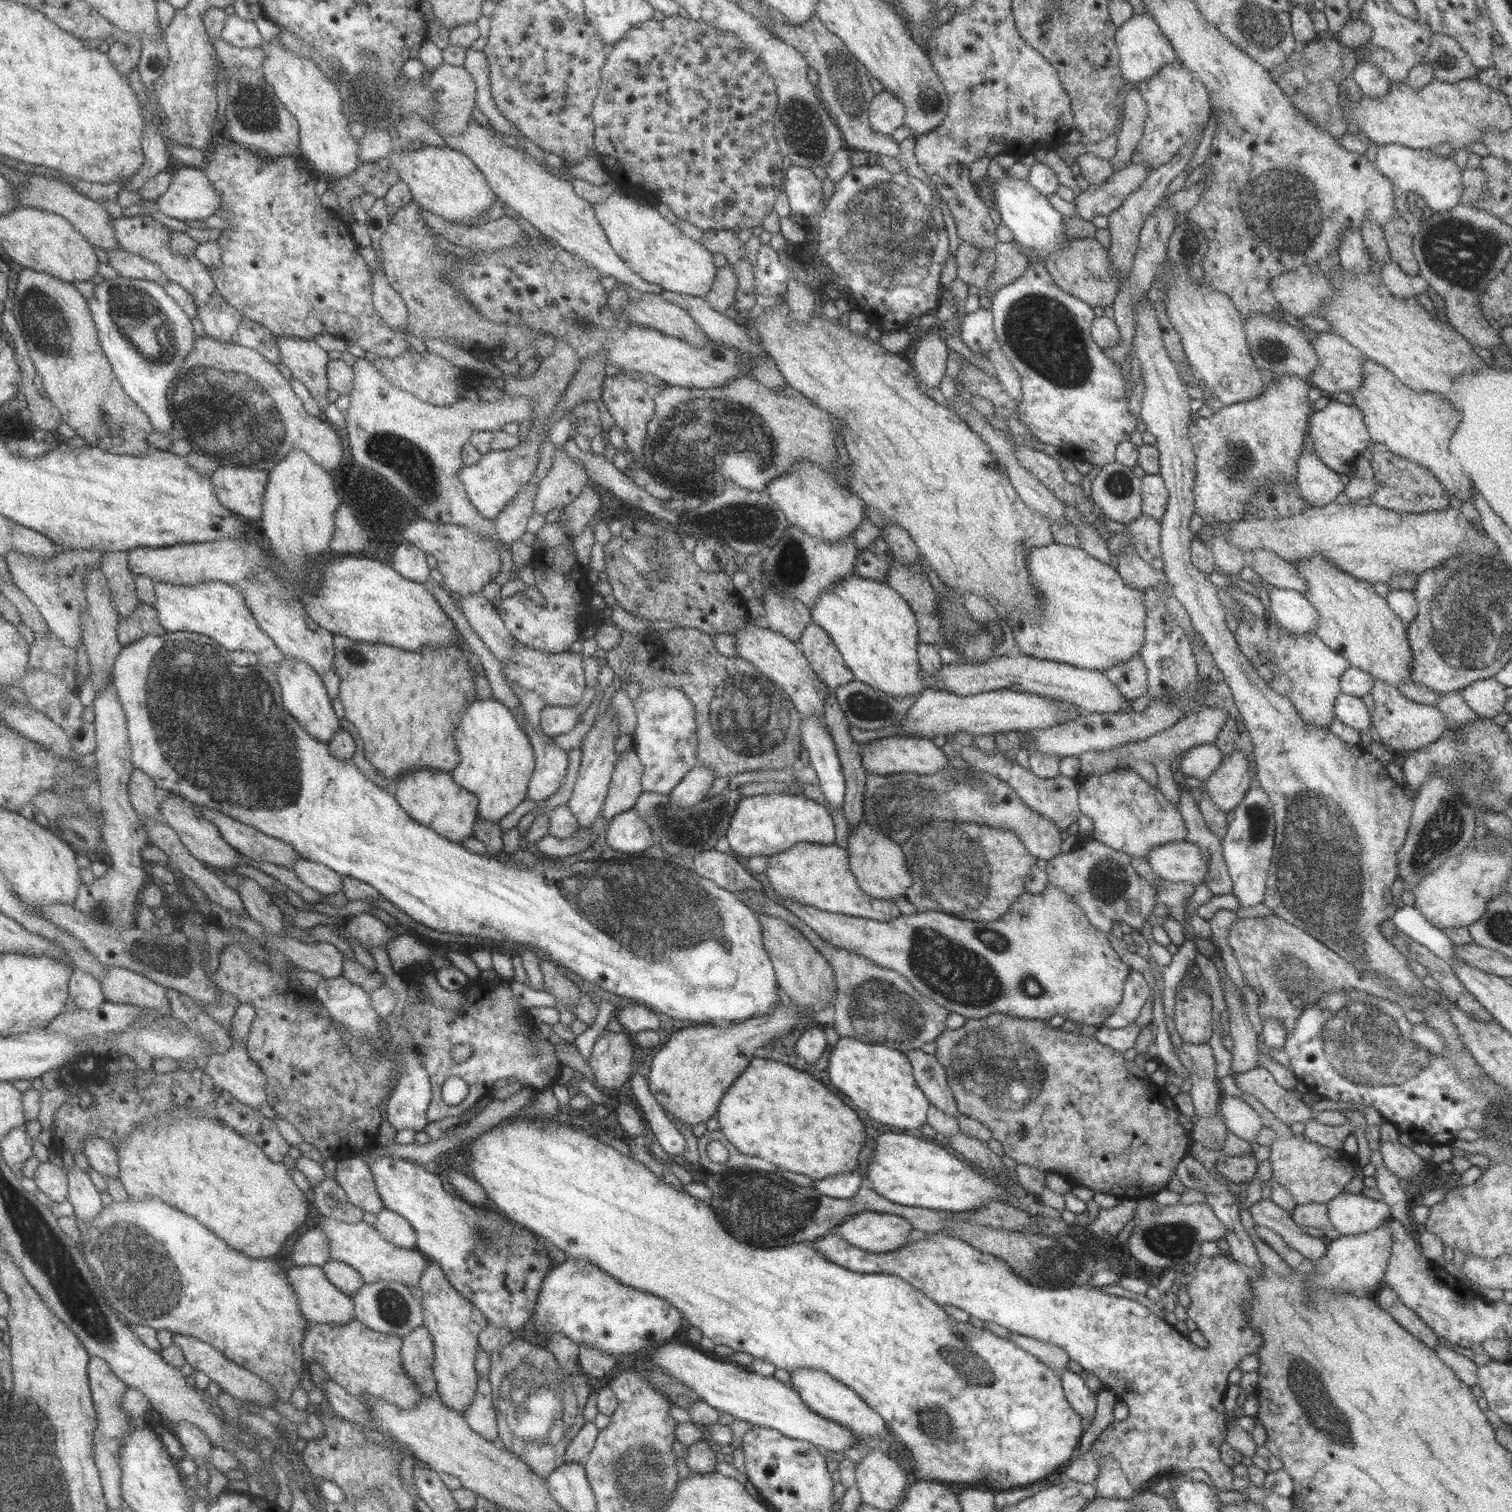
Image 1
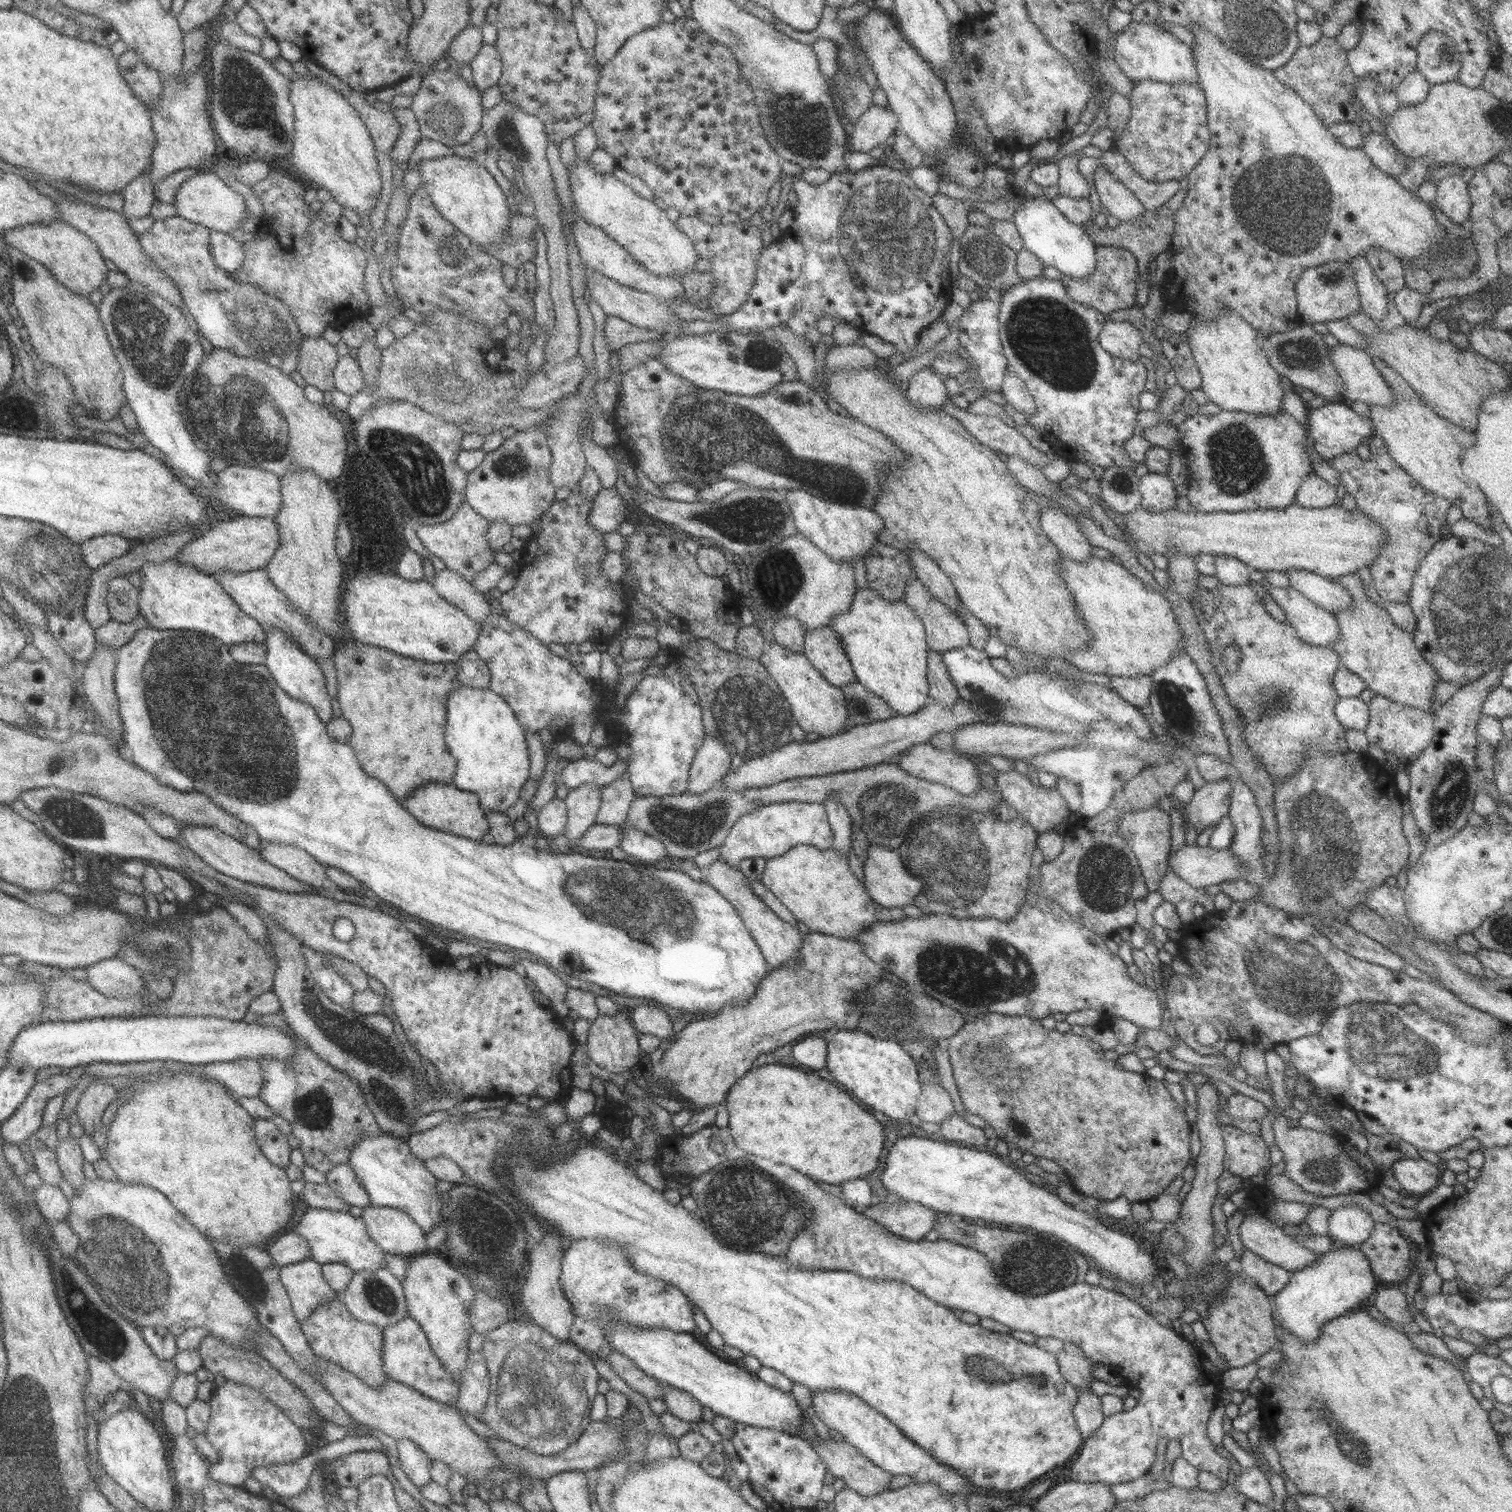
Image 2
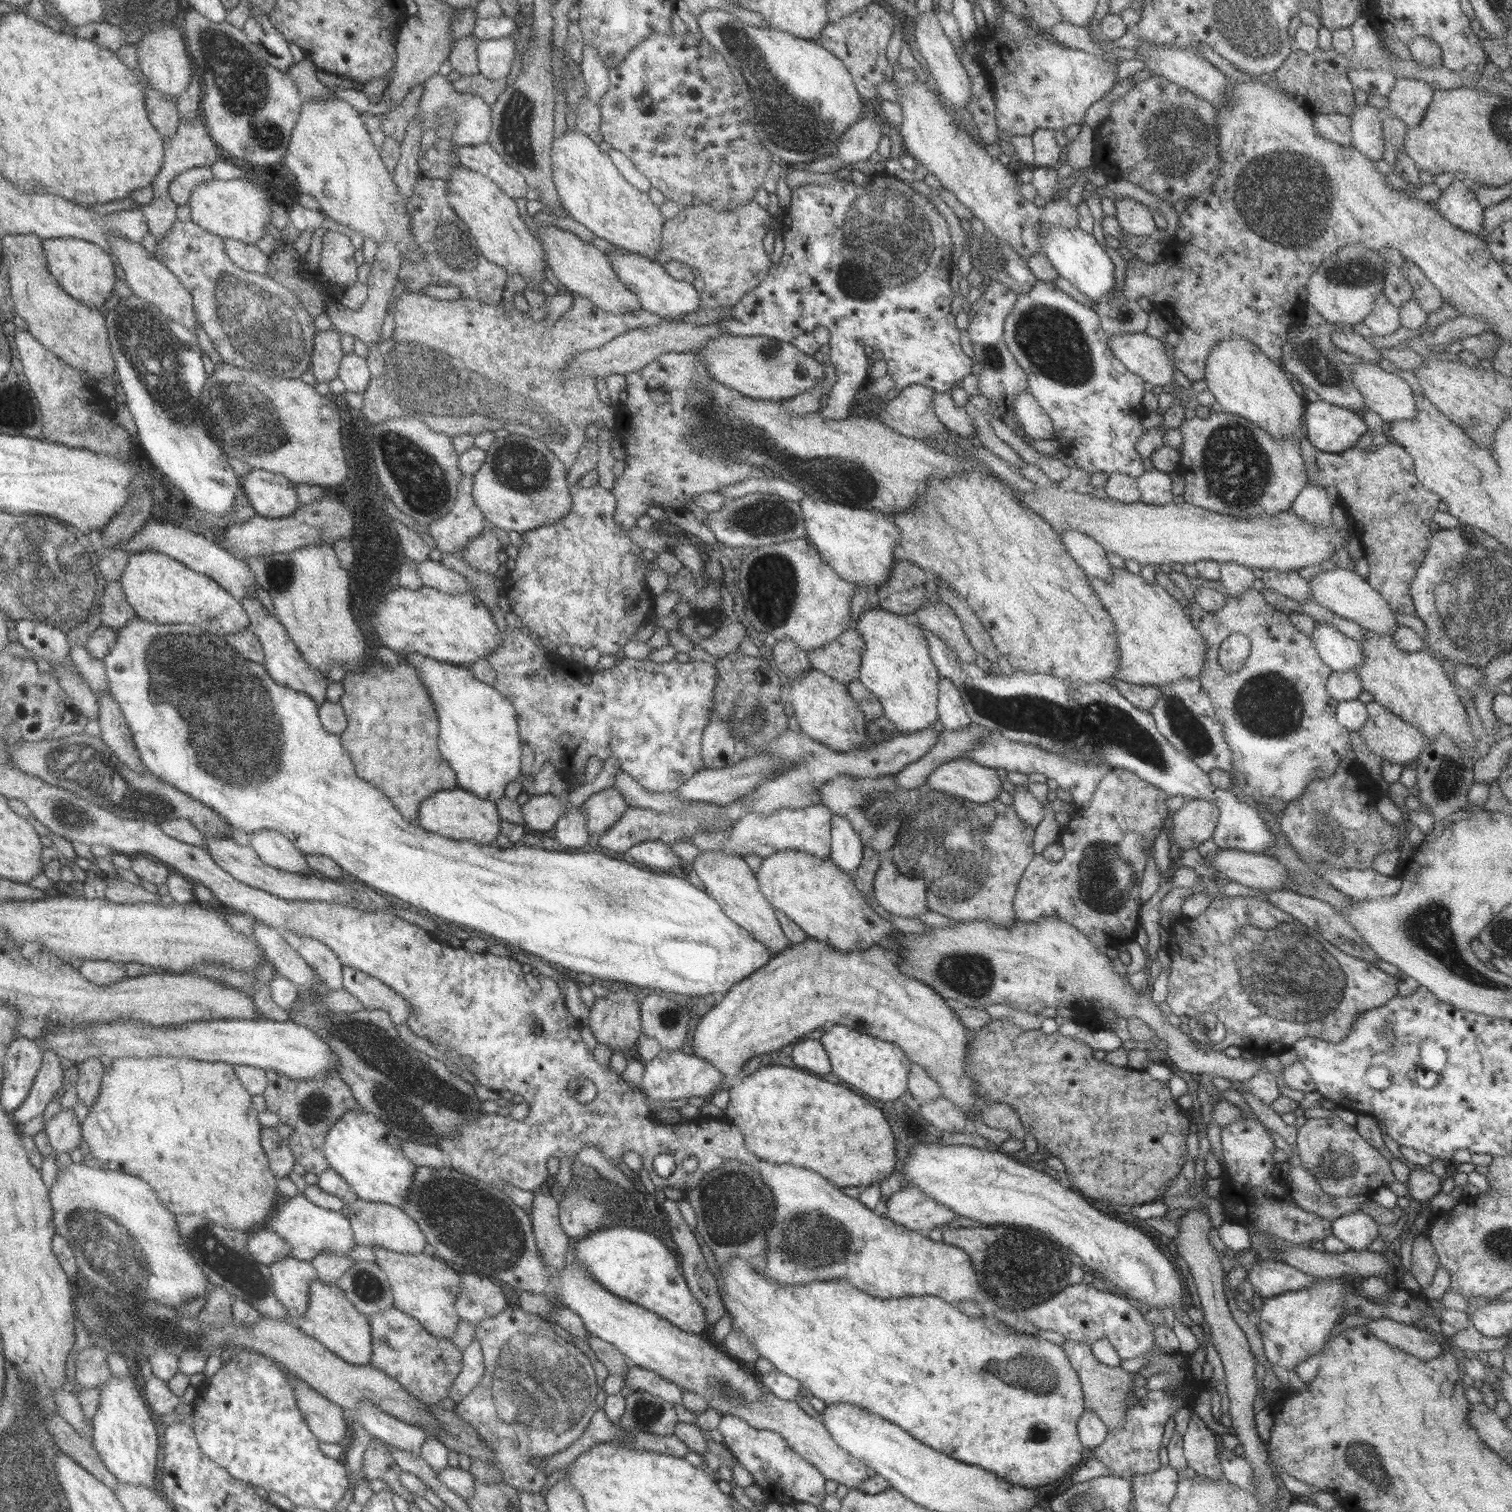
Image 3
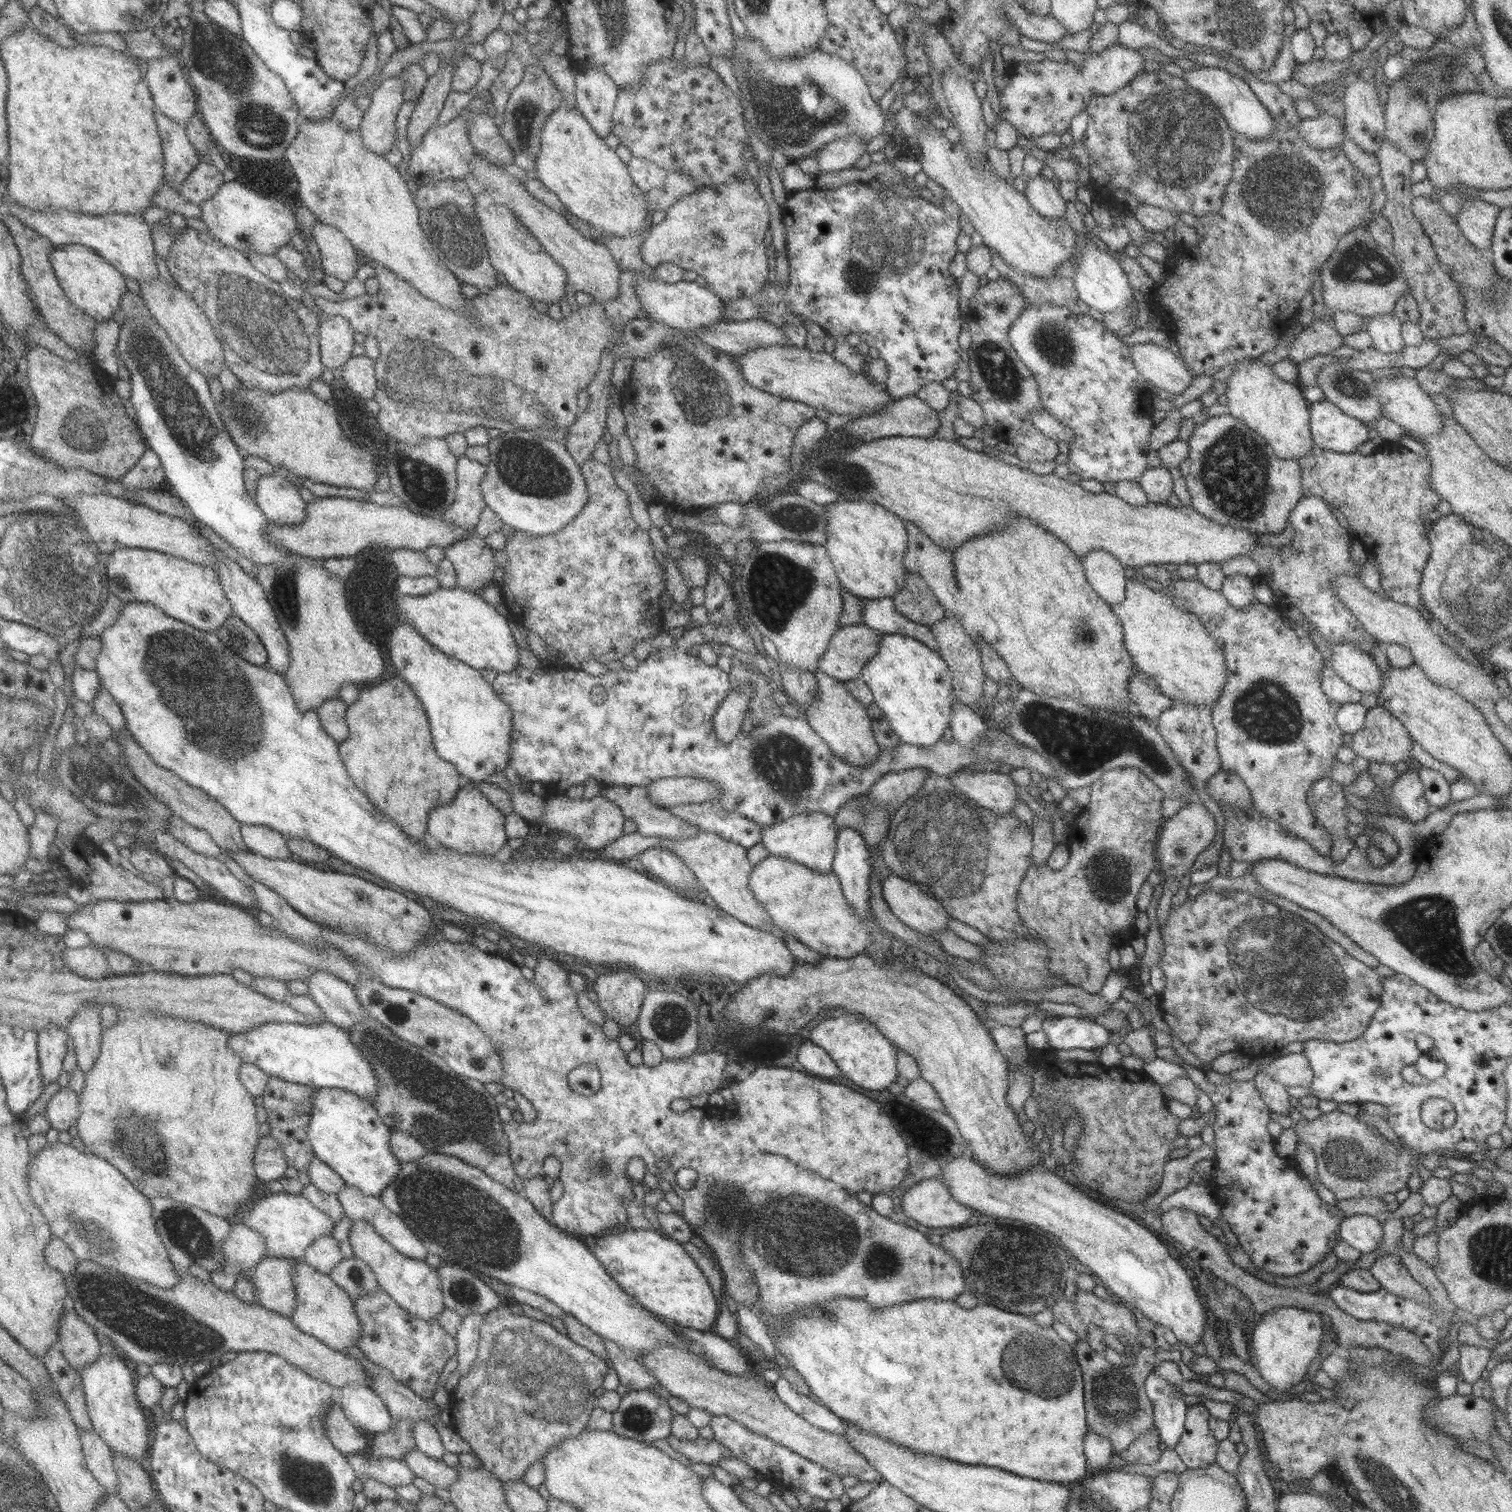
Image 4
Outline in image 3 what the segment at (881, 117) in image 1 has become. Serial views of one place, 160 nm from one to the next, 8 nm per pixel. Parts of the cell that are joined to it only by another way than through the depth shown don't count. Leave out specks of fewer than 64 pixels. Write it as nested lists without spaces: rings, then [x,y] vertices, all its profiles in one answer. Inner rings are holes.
[[[876,115],[862,117],[842,135],[833,155],[846,165],[860,160],[867,161],[877,151],[881,138],[882,126]]]

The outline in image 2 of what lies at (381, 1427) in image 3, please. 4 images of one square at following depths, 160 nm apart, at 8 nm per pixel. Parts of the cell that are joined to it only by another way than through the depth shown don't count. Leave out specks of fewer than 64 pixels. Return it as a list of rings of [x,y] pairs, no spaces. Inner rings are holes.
[[[399,1438],[396,1441],[400,1468],[418,1489],[428,1485],[432,1481],[430,1457],[409,1438]]]

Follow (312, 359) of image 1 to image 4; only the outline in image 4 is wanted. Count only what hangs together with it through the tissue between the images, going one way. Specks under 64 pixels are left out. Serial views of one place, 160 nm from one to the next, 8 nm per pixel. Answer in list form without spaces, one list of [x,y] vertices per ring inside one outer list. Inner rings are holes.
[[[336,315],[325,318],[319,326],[321,361],[325,368],[334,371],[351,357],[355,330],[344,317]]]

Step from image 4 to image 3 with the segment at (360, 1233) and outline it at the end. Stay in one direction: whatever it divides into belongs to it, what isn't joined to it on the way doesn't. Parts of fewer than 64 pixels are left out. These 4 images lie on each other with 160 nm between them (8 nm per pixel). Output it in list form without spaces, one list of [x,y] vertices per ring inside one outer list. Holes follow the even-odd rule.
[[[370,1247],[376,1254],[376,1263],[385,1272],[395,1296],[395,1307],[415,1318],[427,1332],[438,1339],[450,1339],[458,1328],[461,1318],[455,1304],[460,1294],[460,1274],[443,1260],[428,1254],[407,1255]]]

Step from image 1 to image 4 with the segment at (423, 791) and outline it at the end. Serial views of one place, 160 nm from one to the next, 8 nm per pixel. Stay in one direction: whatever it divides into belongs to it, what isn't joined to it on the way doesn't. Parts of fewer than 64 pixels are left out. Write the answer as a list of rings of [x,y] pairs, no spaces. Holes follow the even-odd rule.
[[[463,782],[452,804],[430,809],[427,832],[442,845],[462,854],[496,855],[507,844],[505,814],[490,804],[486,796],[473,784]]]

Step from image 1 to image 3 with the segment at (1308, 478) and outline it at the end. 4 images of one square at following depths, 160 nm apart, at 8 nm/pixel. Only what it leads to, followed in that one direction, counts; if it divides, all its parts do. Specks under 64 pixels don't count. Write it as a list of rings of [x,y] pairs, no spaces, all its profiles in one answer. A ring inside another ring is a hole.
[[[1307,484],[1294,499],[1291,509],[1306,523],[1316,528],[1326,528],[1334,523],[1330,513],[1332,506],[1326,487]]]

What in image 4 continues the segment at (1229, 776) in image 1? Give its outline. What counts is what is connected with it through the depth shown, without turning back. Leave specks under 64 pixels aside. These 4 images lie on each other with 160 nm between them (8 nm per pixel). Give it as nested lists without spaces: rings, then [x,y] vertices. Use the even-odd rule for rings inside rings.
[[[1192,800],[1172,818],[1165,820],[1160,828],[1157,842],[1157,870],[1163,881],[1169,876],[1182,878],[1191,869],[1200,853],[1204,852],[1216,836],[1216,820],[1200,801]]]

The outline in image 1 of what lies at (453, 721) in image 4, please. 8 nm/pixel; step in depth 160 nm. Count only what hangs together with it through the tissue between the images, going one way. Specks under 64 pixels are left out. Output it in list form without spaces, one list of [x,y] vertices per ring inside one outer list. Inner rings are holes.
[[[495,697],[471,702],[458,722],[454,739],[461,760],[452,778],[479,799],[480,818],[499,822],[526,799],[536,765],[533,747],[514,714]]]

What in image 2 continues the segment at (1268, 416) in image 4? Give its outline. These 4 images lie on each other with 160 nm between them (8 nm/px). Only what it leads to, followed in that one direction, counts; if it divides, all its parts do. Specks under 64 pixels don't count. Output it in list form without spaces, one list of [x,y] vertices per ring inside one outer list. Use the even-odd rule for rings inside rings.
[[[1222,312],[1216,320],[1206,320],[1200,324],[1190,324],[1187,329],[1189,347],[1193,352],[1199,372],[1202,374],[1202,391],[1208,400],[1217,404],[1221,410],[1273,415],[1282,411],[1282,396],[1286,395],[1281,385],[1281,376],[1272,368],[1266,353],[1261,349],[1257,332],[1242,320],[1236,312]]]

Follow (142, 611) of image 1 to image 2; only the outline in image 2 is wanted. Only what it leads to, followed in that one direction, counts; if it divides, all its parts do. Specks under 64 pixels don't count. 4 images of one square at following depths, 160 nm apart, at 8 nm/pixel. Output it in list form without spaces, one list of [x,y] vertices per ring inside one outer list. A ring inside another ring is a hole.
[[[140,615],[134,622],[123,623],[111,620],[106,626],[97,629],[99,642],[109,647],[121,649],[125,644],[132,642],[142,628],[150,628],[153,624],[146,615]]]

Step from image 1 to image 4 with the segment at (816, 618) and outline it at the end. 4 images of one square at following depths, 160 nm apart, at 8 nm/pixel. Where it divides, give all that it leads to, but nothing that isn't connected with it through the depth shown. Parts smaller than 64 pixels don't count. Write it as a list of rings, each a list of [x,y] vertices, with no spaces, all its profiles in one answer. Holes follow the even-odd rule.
[[[900,633],[881,634],[878,652],[865,665],[861,674],[868,688],[872,691],[874,702],[885,712],[893,732],[900,738],[901,743],[930,748],[938,744],[952,720],[951,704],[953,695],[953,680],[946,661],[929,646],[922,644],[911,636]]]

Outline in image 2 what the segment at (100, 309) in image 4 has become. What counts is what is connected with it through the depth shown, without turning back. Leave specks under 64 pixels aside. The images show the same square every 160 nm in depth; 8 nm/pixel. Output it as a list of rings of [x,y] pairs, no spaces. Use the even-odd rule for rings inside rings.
[[[56,219],[52,223],[27,224],[3,233],[9,246],[18,248],[18,251],[28,254],[34,260],[41,261],[53,270],[53,274],[62,284],[78,294],[90,295],[96,292],[106,280],[109,280],[110,268],[98,244],[69,222]]]

